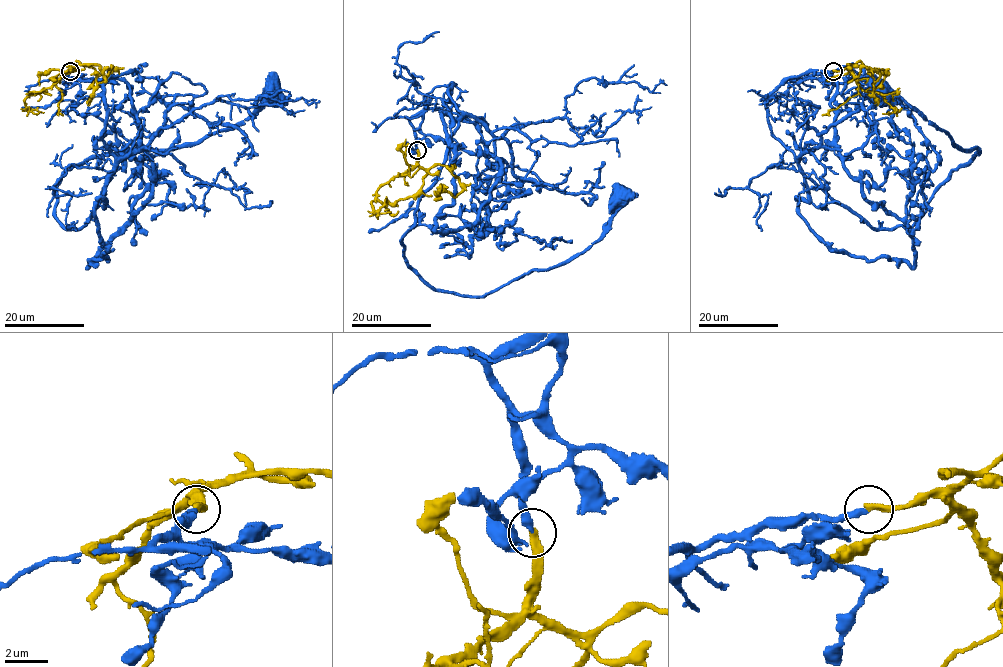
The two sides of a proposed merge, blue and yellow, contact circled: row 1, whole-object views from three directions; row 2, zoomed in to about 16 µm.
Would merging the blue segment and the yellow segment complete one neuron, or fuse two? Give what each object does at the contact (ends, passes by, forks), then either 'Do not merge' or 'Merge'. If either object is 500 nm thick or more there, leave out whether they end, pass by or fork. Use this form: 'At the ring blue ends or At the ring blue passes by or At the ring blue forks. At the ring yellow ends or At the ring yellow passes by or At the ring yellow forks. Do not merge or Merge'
At the ring blue ends. At the ring yellow ends. Merge

